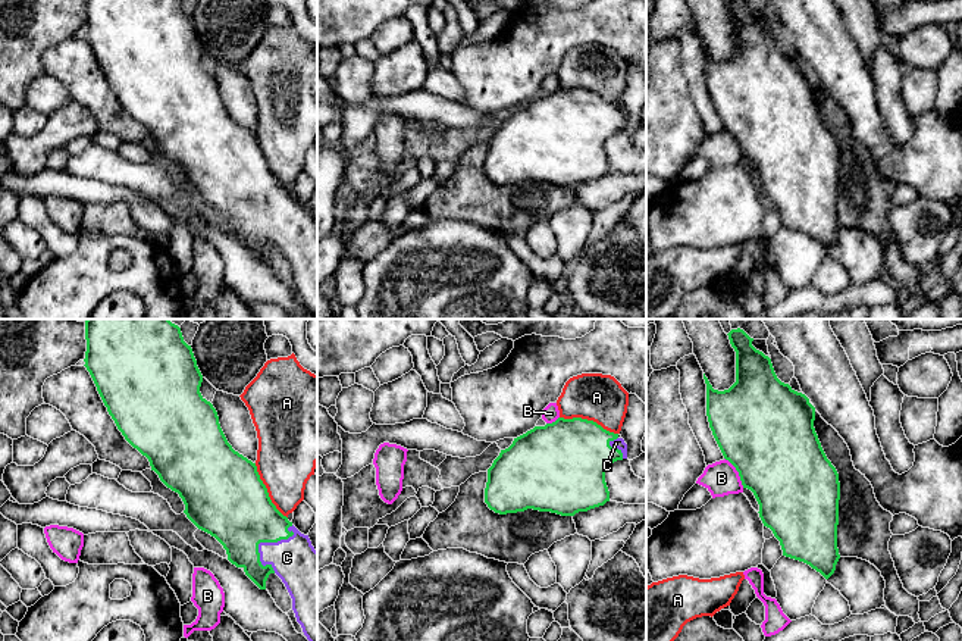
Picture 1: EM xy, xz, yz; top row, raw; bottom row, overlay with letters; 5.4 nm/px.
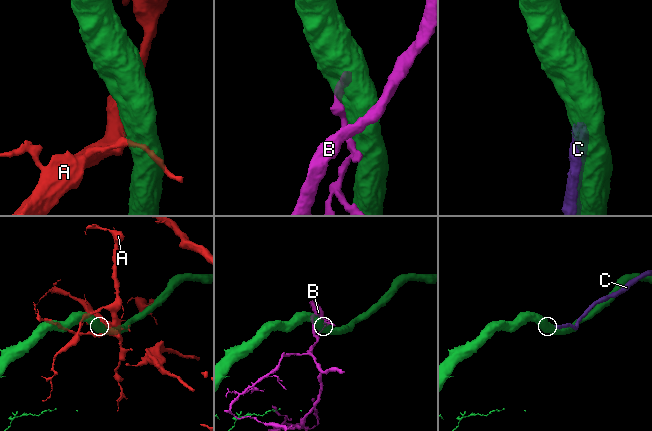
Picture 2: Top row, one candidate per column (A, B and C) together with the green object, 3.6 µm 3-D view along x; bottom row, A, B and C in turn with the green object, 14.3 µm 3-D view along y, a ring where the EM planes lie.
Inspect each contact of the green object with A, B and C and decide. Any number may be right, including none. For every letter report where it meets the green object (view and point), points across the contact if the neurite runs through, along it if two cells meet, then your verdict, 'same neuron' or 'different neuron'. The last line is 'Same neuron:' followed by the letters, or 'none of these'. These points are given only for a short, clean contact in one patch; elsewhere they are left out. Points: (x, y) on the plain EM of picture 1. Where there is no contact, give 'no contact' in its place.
A: xz (589, 91) | different neuron
B: yz (738, 141) | different neuron
C: xy (265, 212) | same neuron
Same neuron: C

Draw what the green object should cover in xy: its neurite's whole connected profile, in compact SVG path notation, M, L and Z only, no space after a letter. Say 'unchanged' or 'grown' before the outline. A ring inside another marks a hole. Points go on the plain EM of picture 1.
grown | M85 0L85 10L84 37L125 110L148 129L160 151L179 165L187 188L214 207L226 221L228 231L242 238L260 260L266 260L270 244L282 250L292 269L297 293L313 319L317 319L317 222L308 206L301 204L272 173L256 134L228 113L216 79L200 63L203 46L181 0Z

